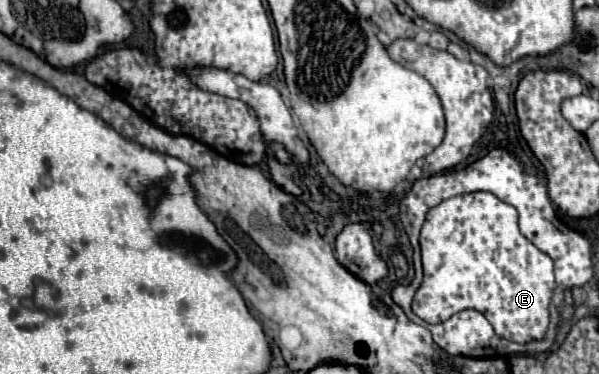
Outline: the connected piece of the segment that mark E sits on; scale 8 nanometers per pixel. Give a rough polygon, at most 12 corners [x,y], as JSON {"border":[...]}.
{"border":[[492,193],[436,205],[420,235],[426,323],[462,309],[544,339],[552,259]]}

